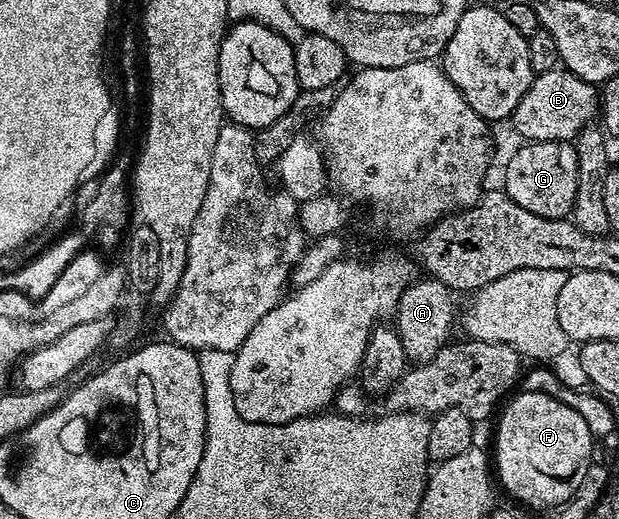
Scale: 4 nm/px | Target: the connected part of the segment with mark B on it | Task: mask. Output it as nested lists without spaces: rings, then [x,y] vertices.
[[[559,66],[546,73],[535,75],[528,86],[524,98],[516,106],[512,117],[514,128],[526,142],[539,140],[577,141],[578,135],[585,128],[595,123],[600,112],[600,92],[595,85],[584,82],[584,78],[576,78],[576,74],[567,72]]]

